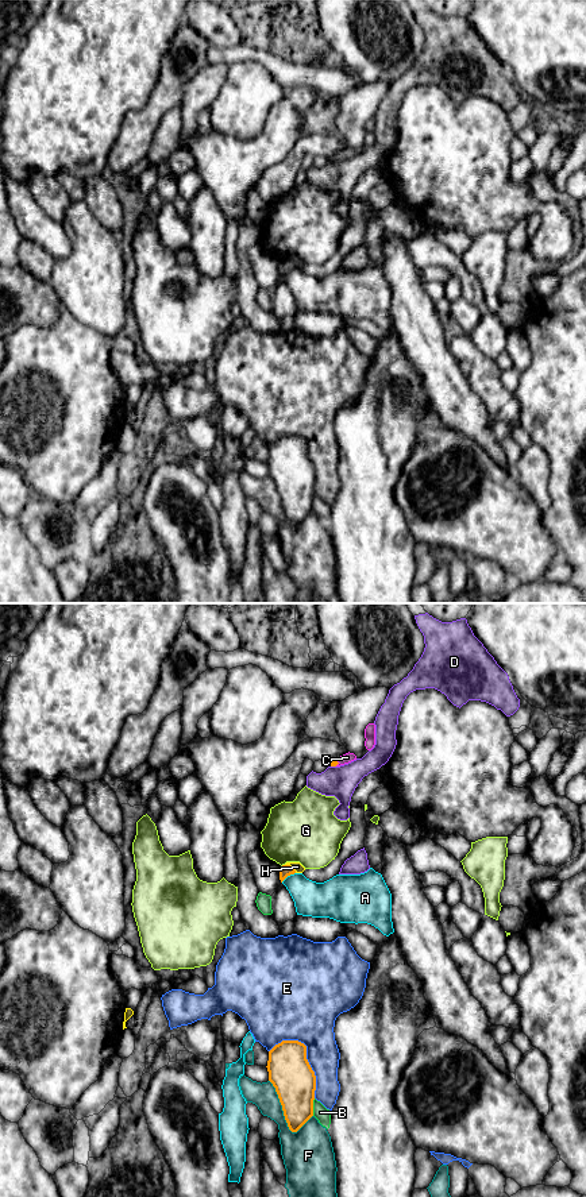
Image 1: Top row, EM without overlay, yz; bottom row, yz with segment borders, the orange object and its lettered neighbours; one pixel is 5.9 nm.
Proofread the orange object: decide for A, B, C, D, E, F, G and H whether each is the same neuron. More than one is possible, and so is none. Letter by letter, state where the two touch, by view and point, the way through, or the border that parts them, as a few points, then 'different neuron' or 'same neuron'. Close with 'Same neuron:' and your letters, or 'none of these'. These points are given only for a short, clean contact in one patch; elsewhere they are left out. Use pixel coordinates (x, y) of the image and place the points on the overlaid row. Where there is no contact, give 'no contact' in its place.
A: yz (288, 875) | different neuron
B: yz (312, 1107) | different neuron
C: yz (336, 761) | along yz (334, 760), (339, 763) | different neuron
D: yz (332, 765) | different neuron
E: yz (305, 1057) | different neuron
F: yz (282, 1108) | different neuron
G: yz (282, 865) | different neuron
H: yz (290, 867) | along yz (285, 864), (296, 872) | different neuron
Same neuron: none of these

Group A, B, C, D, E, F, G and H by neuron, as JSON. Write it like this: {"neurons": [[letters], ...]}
{"neurons": [["A"], ["B"], ["C"], ["D"], ["E"], ["F"], ["G"], ["H"]]}

